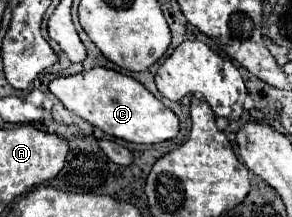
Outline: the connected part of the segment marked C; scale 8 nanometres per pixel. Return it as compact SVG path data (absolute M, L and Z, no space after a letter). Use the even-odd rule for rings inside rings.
M94 67L78 75L58 77L50 83L48 89L62 101L68 111L76 113L90 125L102 129L104 133L116 139L140 145L154 145L174 139L178 135L178 117L162 101L158 101L142 83L118 71Z

